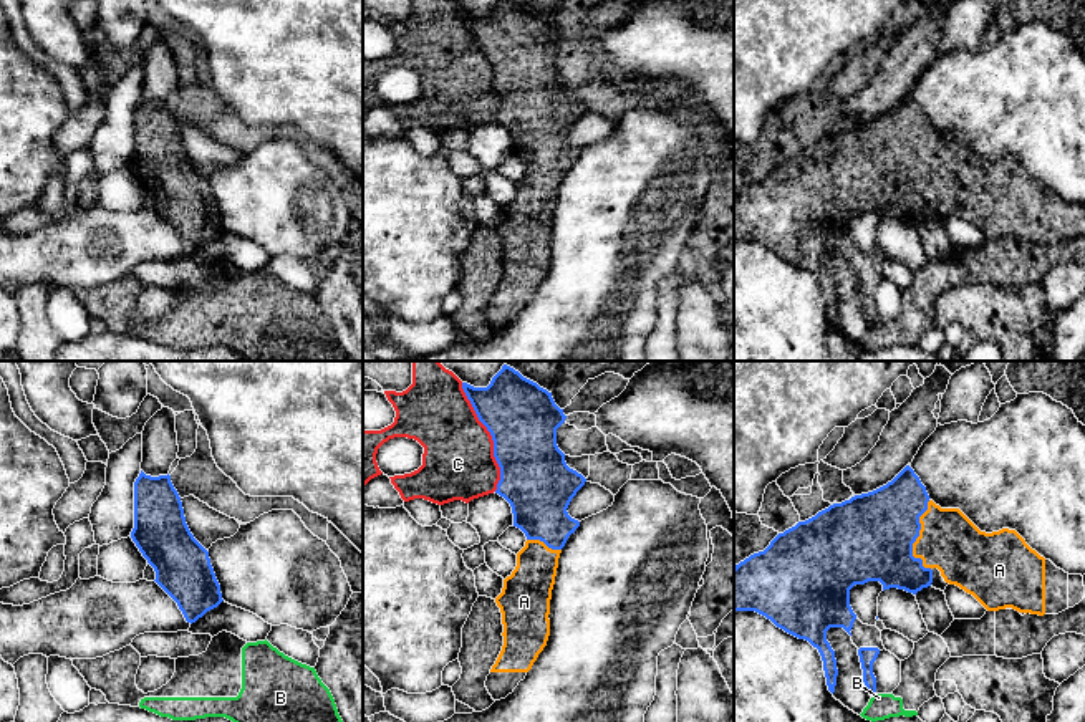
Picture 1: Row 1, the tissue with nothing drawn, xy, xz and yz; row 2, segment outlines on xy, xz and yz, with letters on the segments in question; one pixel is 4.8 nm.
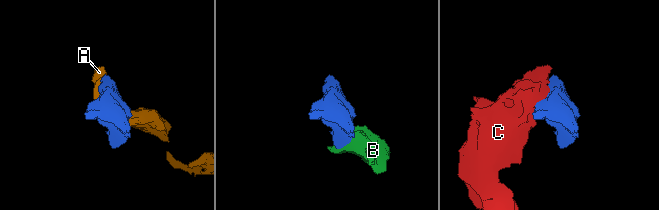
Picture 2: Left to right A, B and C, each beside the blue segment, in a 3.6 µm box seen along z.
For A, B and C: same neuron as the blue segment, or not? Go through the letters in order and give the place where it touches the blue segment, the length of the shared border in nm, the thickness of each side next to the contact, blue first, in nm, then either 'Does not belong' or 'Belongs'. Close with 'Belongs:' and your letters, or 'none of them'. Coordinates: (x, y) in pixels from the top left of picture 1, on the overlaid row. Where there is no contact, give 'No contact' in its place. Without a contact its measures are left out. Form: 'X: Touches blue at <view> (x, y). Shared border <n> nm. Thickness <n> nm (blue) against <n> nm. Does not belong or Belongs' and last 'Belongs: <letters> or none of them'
A: Touches blue at yz (916, 537). Shared border 340 nm. Thickness 420 nm (blue) against 300 nm. Belongs
B: Touches blue at yz (873, 694). Shared border 30 nm. Thickness 80 nm (blue) against 130 nm. Does not belong
C: Touches blue at xz (492, 438). Shared border 550 nm. Thickness 360 nm (blue) against 360 nm. Does not belong
Belongs: A

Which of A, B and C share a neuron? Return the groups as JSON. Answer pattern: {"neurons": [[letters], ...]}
{"neurons": [["A"], ["B"], ["C"]]}

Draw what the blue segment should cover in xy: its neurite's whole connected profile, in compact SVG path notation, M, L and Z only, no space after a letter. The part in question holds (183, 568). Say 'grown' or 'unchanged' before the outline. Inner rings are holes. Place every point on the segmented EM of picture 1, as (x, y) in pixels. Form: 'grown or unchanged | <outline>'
unchanged | M141 470L136 479L131 538L187 623L224 601L209 551L190 533L169 474L151 477Z

